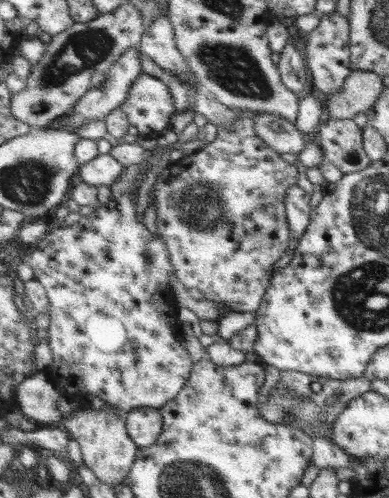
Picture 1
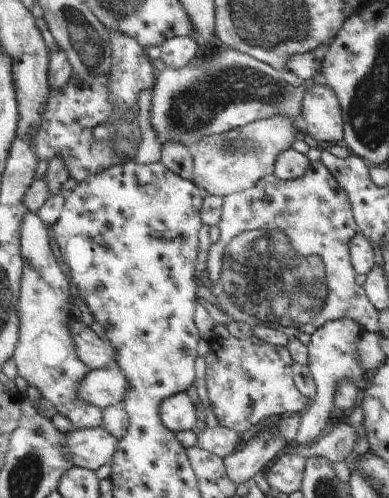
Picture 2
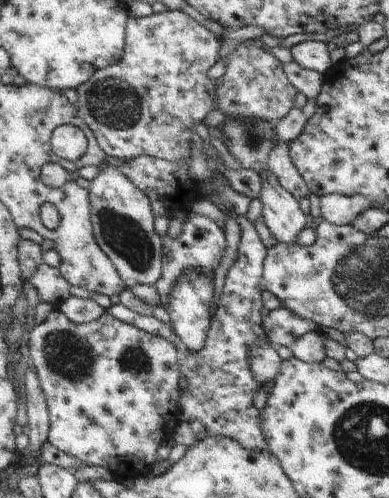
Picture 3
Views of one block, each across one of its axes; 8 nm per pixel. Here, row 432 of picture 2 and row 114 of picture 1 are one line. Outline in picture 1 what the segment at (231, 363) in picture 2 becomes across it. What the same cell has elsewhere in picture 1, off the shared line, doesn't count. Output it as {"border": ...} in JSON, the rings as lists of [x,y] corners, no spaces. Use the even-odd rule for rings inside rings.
{"border":[[[241,110],[233,112],[239,120],[229,128],[217,128],[215,142],[179,162],[169,162],[159,174],[155,184],[157,232],[165,238],[165,244],[169,244],[169,256],[177,270],[177,278],[187,290],[197,288],[207,300],[231,306],[233,312],[257,312],[273,282],[275,264],[289,254],[289,238],[293,236],[285,202],[291,186],[299,180],[299,170],[257,136],[255,114]]]}

